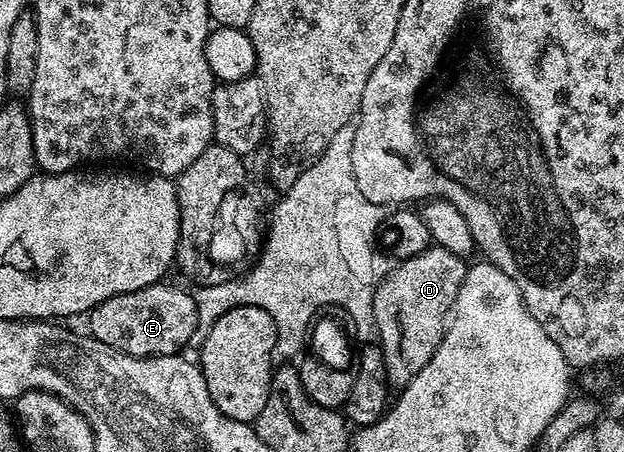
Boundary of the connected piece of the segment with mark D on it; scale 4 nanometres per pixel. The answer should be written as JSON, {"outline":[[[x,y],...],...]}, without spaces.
{"outline":[[[430,244],[422,253],[416,253],[414,257],[406,257],[398,260],[390,268],[390,271],[379,283],[379,287],[373,296],[373,320],[372,328],[377,328],[376,340],[383,351],[383,363],[387,367],[387,379],[394,390],[404,389],[407,383],[427,363],[431,363],[431,355],[439,347],[439,343],[445,334],[447,318],[452,314],[455,295],[459,295],[459,287],[465,278],[466,262],[459,255],[447,251],[443,247]]]}

